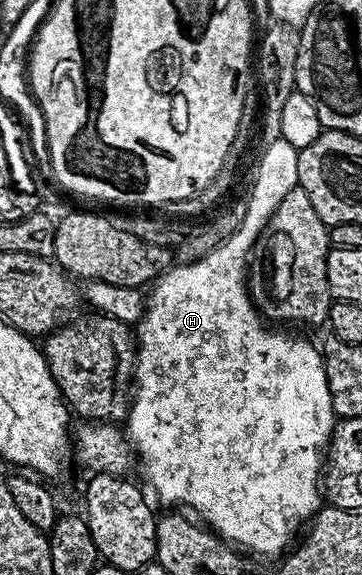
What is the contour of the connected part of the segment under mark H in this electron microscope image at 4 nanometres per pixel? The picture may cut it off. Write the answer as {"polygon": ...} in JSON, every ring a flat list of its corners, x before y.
{"polygon":[[281,138,267,144,264,149,258,167,254,171,254,184,248,193,247,215,240,227,226,241,199,260,171,266,169,271,154,280,145,296,145,315,136,324,132,402,130,414,124,420,124,431,137,462,138,459,142,462,142,475,147,483,145,486,151,492,154,490,166,503,175,503,178,506,175,508,191,507,195,511,193,514,205,526,235,548,247,547,258,555,281,556,291,546,289,543,293,541,294,534,298,530,301,532,320,510,320,480,324,475,324,452,327,450,331,435,334,434,336,416,332,409,332,397,328,389,328,377,321,350,315,344,313,347,302,335,285,335,282,332,285,330,271,329,250,300,248,264,252,258,254,243,262,236,262,230,268,225,272,213,276,213,276,205,280,205,280,201,284,201,288,193,292,193,292,189,298,186,299,179,299,150,296,147]]}

